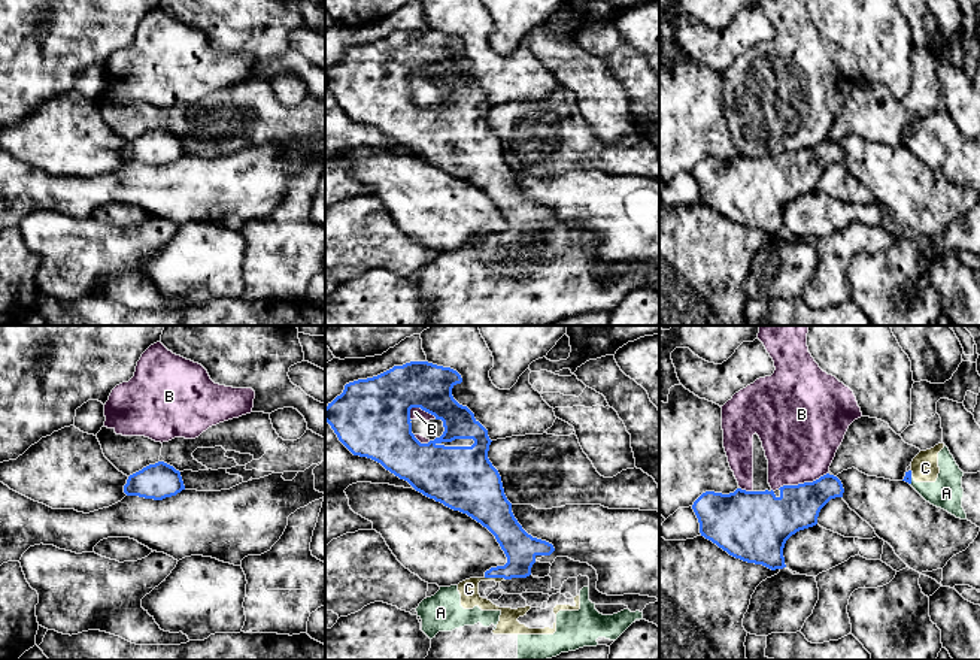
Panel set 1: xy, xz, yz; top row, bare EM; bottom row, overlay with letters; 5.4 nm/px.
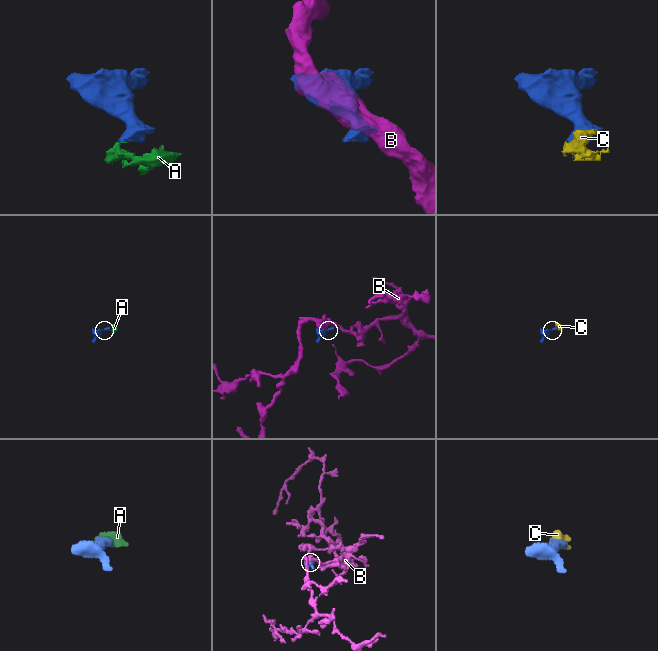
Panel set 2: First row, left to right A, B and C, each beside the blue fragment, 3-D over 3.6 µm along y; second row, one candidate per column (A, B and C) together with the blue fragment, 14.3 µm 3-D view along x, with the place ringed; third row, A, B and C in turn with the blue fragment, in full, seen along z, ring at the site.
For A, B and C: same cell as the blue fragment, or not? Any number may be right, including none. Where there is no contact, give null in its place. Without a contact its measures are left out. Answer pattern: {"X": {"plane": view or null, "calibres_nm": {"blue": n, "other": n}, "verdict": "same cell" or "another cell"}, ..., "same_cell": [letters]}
{"A": {"plane": "yz", "calibres_nm": {"blue": 50, "other": 170}, "verdict": "same cell"}, "B": {"plane": "yz", "calibres_nm": {"blue": 240, "other": 420}, "verdict": "another cell"}, "C": {"plane": "xz", "calibres_nm": {"blue": 180, "other": 110}, "verdict": "same cell"}, "same_cell": ["A", "C"]}

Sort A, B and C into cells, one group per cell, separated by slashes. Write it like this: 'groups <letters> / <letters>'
groups A C / B

